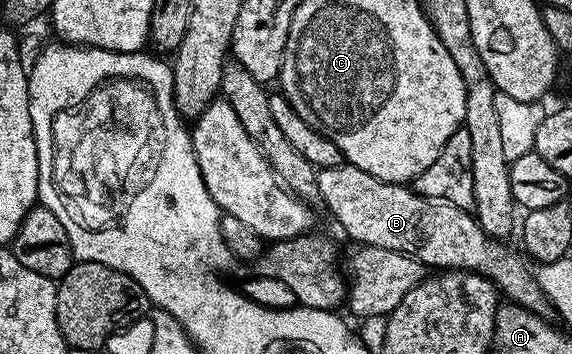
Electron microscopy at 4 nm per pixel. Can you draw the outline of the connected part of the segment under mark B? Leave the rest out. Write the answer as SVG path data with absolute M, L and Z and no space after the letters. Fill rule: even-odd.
M347 161L341 167L317 170L316 184L323 206L328 206L329 213L336 218L337 225L353 239L353 244L406 253L428 269L474 271L478 275L485 275L507 302L516 303L522 309L535 315L548 317L553 314L552 302L536 280L535 270L531 266L528 268L529 260L519 250L511 251L507 247L509 245L507 242L493 241L485 235L480 230L480 222L476 220L471 210L441 199L428 199L403 183L387 183L366 173L366 169L358 169Z

